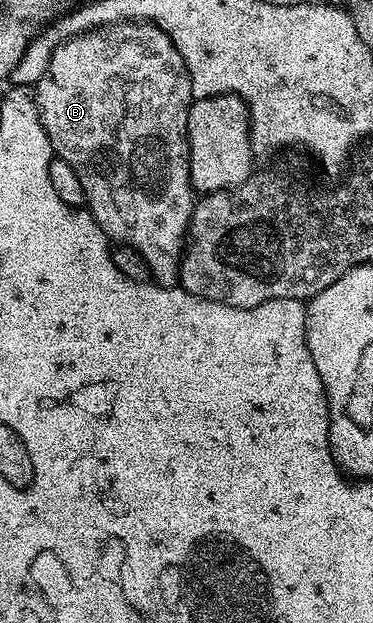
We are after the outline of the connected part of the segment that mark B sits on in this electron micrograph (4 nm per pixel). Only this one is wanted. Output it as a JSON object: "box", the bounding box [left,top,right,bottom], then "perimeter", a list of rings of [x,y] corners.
{"box":[33,22,197,284],"perimeter":[[[114,22],[83,33],[76,33],[68,42],[63,42],[51,54],[47,62],[47,75],[33,89],[35,107],[39,110],[39,119],[51,141],[51,148],[56,159],[59,158],[75,173],[83,194],[87,197],[86,209],[97,220],[97,224],[112,243],[122,244],[126,249],[134,250],[149,271],[150,277],[159,284],[171,284],[179,276],[179,260],[183,257],[185,243],[189,237],[191,213],[197,201],[196,191],[191,184],[189,172],[189,152],[187,151],[187,113],[193,101],[191,81],[185,60],[173,44],[173,40],[162,28],[153,22]]]}

